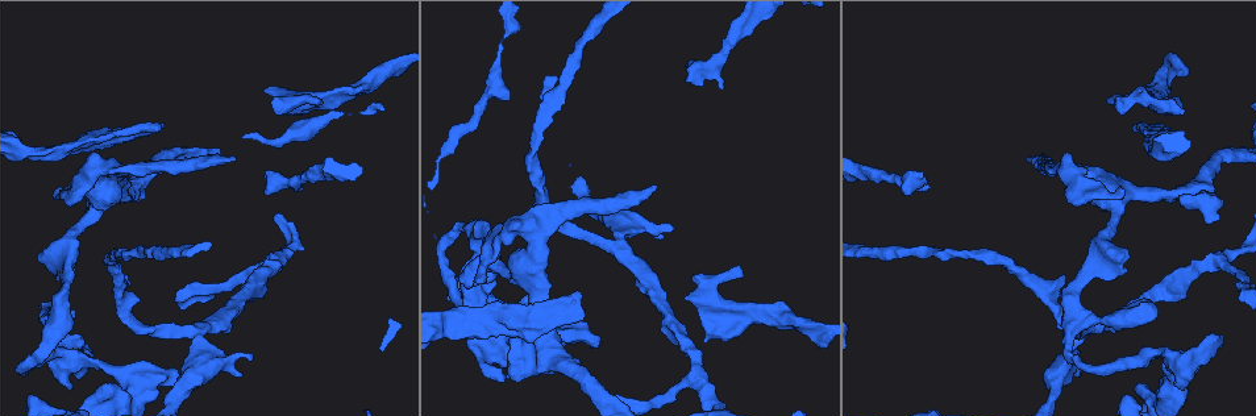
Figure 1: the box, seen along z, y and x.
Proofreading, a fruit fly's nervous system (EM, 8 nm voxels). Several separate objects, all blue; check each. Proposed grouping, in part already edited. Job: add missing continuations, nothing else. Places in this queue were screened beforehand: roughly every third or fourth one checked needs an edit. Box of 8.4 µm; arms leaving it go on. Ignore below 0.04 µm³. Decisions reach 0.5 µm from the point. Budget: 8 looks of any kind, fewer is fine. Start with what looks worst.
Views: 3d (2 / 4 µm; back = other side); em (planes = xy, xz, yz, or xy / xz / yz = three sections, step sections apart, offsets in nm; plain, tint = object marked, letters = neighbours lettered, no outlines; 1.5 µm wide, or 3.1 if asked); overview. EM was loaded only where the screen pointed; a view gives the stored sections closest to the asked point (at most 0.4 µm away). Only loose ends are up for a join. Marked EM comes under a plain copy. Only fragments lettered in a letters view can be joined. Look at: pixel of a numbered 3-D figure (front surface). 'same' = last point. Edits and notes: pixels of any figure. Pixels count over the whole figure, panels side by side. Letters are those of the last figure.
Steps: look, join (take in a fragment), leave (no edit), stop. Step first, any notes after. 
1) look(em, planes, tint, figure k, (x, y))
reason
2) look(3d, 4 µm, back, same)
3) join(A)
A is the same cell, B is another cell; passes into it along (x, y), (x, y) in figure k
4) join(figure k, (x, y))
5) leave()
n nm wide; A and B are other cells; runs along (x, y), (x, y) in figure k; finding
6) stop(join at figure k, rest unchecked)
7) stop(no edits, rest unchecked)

look(3d, 2 µm, back, figure 1, (707, 340))
free end

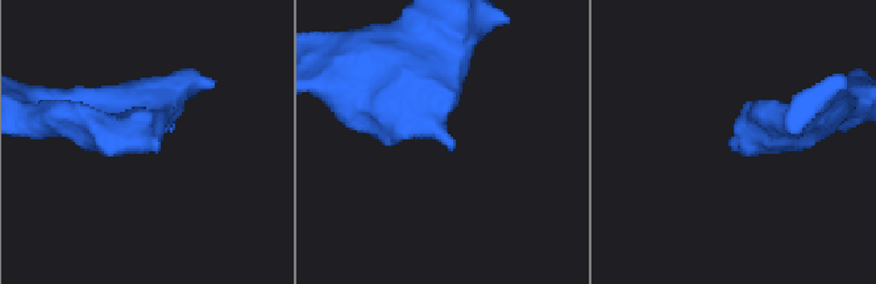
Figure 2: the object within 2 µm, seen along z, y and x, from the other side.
look(em, xy, step 8, tint, figure 2, (154, 137))
need the tissue

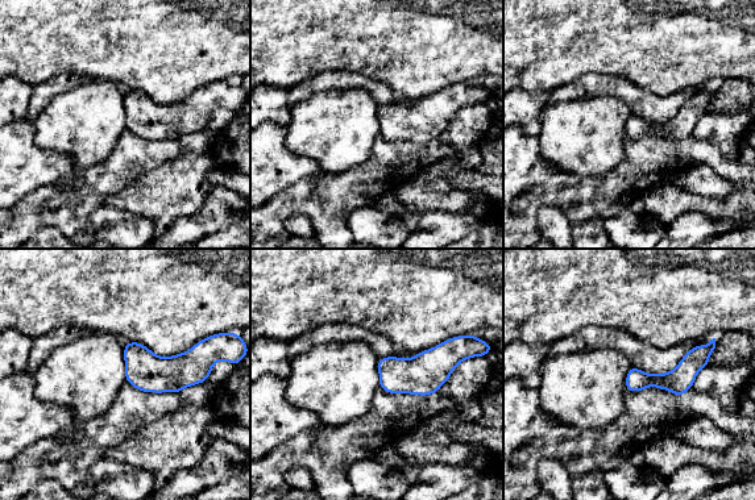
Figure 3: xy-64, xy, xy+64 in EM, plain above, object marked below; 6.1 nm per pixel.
look(em, planes, letters, same)

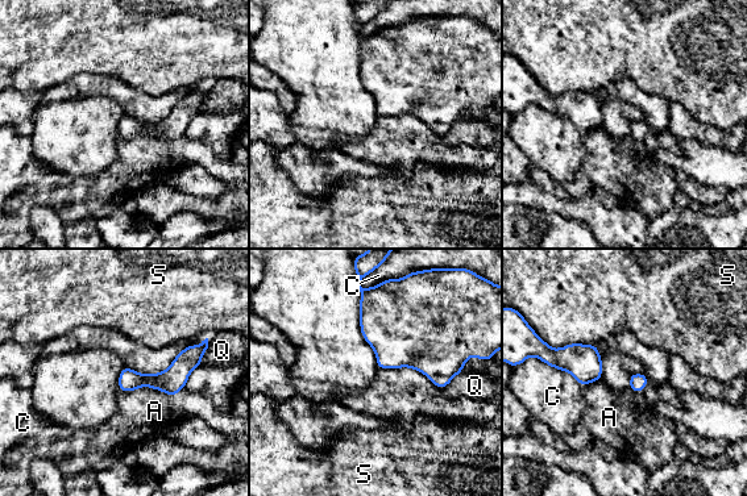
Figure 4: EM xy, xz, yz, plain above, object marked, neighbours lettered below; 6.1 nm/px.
leave()
A, C, Q and S are other cells; no lettered fragment goes on from it

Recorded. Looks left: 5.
look(em, planes, letters, figure 1, (47, 252))
an open end

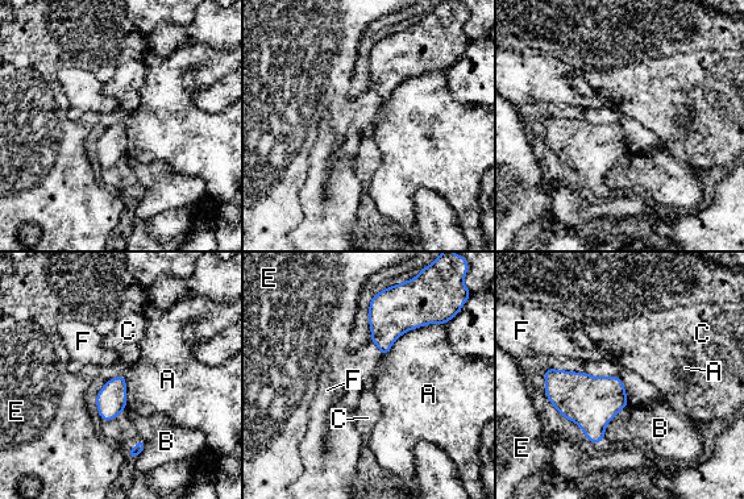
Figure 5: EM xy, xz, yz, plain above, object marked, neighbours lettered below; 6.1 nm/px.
leave()
180 nm wide; A, B, C, E and F are other cells; border along (444, 323), (406, 331), (386, 356) in figure 5; no lettered fragment goes on from it

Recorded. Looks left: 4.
look(3d, 2 µm, figure 1, (67, 389))
free end

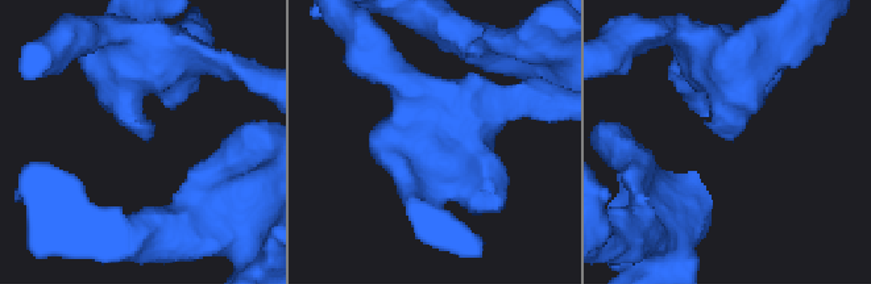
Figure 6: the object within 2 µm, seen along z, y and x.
look(em, planes, letters, figure 6, (734, 137))

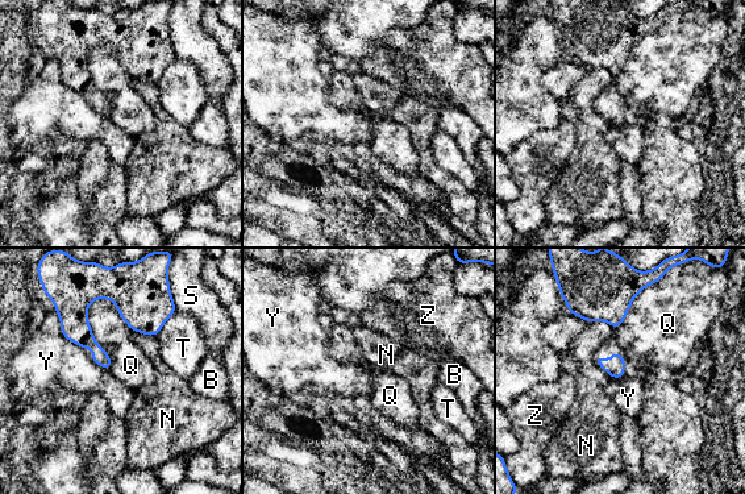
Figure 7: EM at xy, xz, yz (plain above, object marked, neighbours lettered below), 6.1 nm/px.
leave()
Q touches over 320 nm; B, N, Q, S, T, Y and Z are other cells; none of them fits

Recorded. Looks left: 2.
stop(no edits, rest unchecked)

